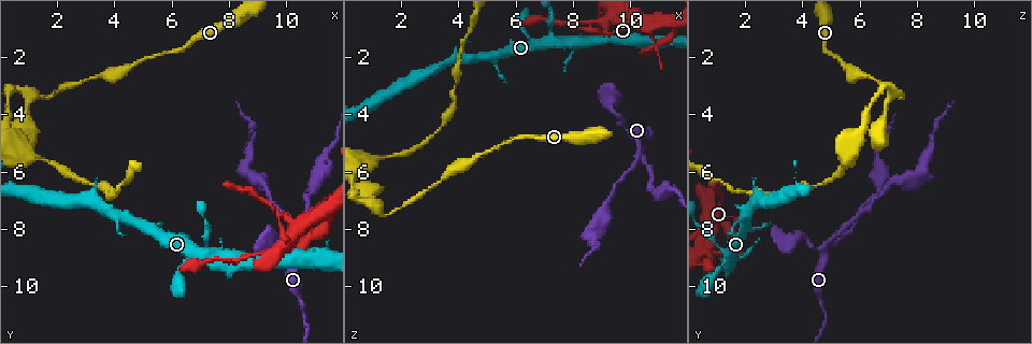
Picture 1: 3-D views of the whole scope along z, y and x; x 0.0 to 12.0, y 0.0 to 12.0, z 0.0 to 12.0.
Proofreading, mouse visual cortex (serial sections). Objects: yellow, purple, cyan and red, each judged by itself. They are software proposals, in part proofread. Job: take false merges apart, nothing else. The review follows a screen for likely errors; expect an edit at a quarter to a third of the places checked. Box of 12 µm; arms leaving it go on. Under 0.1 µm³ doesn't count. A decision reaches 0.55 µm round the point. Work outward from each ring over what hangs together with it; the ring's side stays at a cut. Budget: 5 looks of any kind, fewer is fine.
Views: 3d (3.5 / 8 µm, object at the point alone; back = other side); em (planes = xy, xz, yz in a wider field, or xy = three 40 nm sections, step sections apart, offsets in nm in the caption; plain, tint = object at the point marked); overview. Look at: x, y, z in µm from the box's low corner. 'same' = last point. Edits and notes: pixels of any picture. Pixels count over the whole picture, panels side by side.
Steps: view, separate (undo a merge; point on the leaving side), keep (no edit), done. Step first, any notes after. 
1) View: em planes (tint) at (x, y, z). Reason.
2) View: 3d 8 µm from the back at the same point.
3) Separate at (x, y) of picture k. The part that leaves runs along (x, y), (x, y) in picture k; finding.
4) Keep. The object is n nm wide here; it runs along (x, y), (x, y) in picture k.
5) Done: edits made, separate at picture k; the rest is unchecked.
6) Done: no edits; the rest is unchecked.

View: 3d 3.5 µm at (7.2, 8.5, 1.1). Narrows sharply.

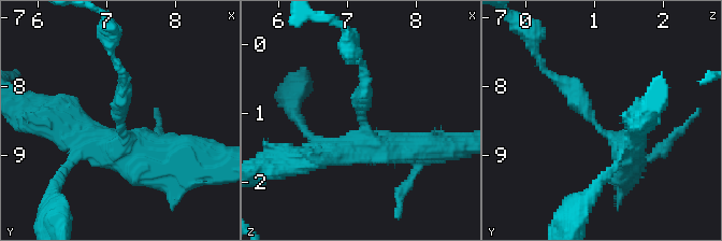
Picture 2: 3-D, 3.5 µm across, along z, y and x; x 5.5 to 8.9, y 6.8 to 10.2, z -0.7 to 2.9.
View: em xy step 2 (tint) at (7.20, 8.65, 1.05). The arms are 200, 400 nm wide.

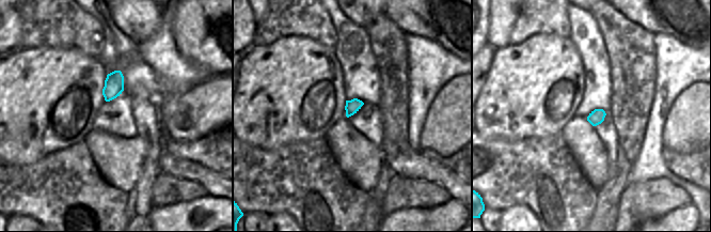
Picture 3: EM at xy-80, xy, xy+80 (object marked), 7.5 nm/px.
Separate at (583, 103) of picture 2. The part that leaves runs along (604, 131), (540, 58) in picture 2; two cells meet here.

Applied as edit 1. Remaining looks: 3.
View: overview.

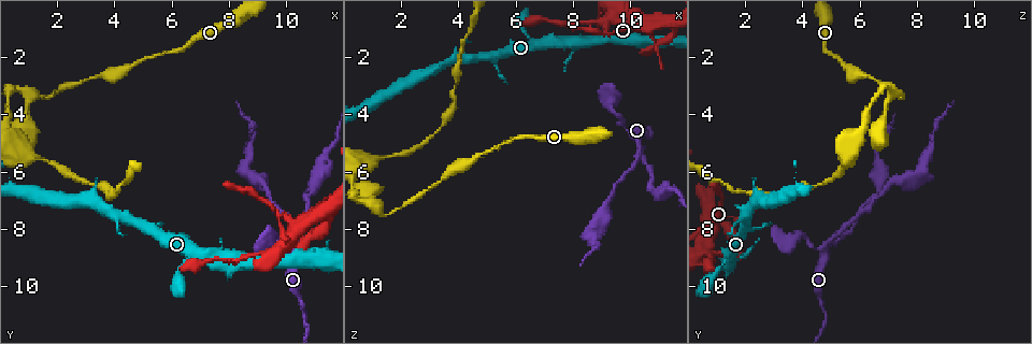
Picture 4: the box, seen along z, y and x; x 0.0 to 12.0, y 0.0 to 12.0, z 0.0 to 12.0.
View: 3d 3.5 µm at (1.5, 5.6, 5.5). Thin neck.

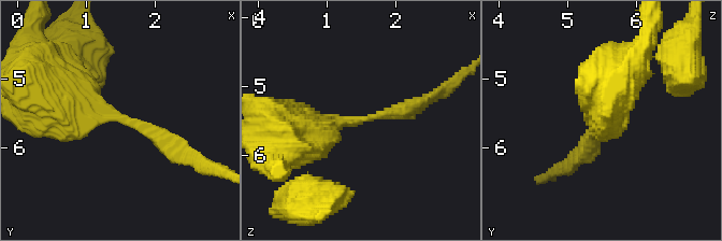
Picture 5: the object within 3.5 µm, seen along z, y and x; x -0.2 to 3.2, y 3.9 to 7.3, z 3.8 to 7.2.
View: em planes (tint) at (1.55, 5.60, 5.50). The arms are 250, 450 nm wide.

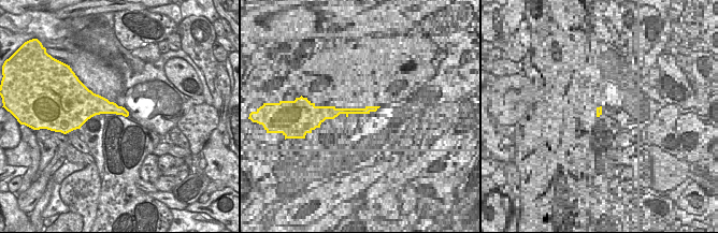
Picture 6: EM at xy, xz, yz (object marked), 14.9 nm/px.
Keep. It runs along (61, 89), (181, 156) in picture 5; one cell here.

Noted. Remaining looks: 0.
Done: edits made, separate at picture 2; the rest is unchecked.

